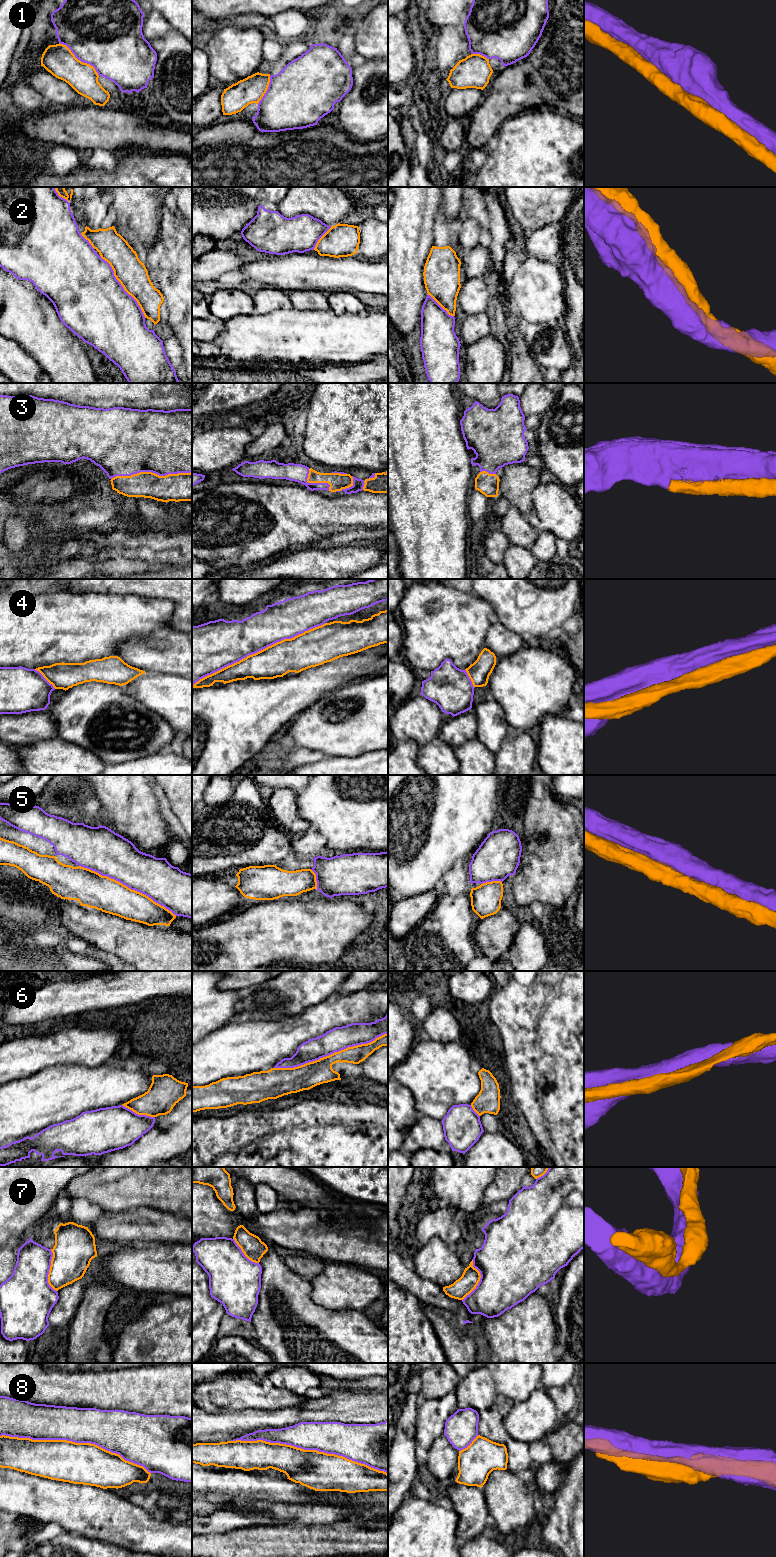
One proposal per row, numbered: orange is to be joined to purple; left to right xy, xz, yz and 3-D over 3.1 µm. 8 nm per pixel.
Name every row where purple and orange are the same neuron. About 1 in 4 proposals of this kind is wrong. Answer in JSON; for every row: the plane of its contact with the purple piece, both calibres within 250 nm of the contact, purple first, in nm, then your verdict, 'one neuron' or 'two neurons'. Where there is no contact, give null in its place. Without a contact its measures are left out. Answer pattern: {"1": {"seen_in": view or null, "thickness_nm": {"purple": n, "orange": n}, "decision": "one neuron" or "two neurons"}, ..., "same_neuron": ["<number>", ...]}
{"1": {"seen_in": "xy", "thickness_nm": {"purple": 500, "orange": 240}, "decision": "one neuron"}, "2": {"seen_in": "xy", "thickness_nm": {"purple": 500, "orange": 240}, "decision": "one neuron"}, "3": {"seen_in": "xy", "thickness_nm": {"purple": 500, "orange": 220}, "decision": "one neuron"}, "4": {"seen_in": "xz", "thickness_nm": {"purple": 340, "orange": 260}, "decision": "one neuron"}, "5": {"seen_in": "xy", "thickness_nm": {"purple": 340, "orange": 280}, "decision": "one neuron"}, "6": {"seen_in": "xz", "thickness_nm": {"purple": 190, "orange": 200}, "decision": "one neuron"}, "7": {"seen_in": "xy", "thickness_nm": {"purple": 360, "orange": 320}, "decision": "one neuron"}, "8": {"seen_in": "xz", "thickness_nm": {"purple": 260, "orange": 300}, "decision": "one neuron"}, "same_neuron": ["1", "2", "3", "4", "5", "6", "7", "8"]}

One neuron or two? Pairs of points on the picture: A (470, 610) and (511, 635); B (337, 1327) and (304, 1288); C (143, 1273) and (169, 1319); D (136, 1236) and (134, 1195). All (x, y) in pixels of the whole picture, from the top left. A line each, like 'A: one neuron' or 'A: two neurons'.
A: two neurons
B: one neuron
C: two neurons
D: two neurons

